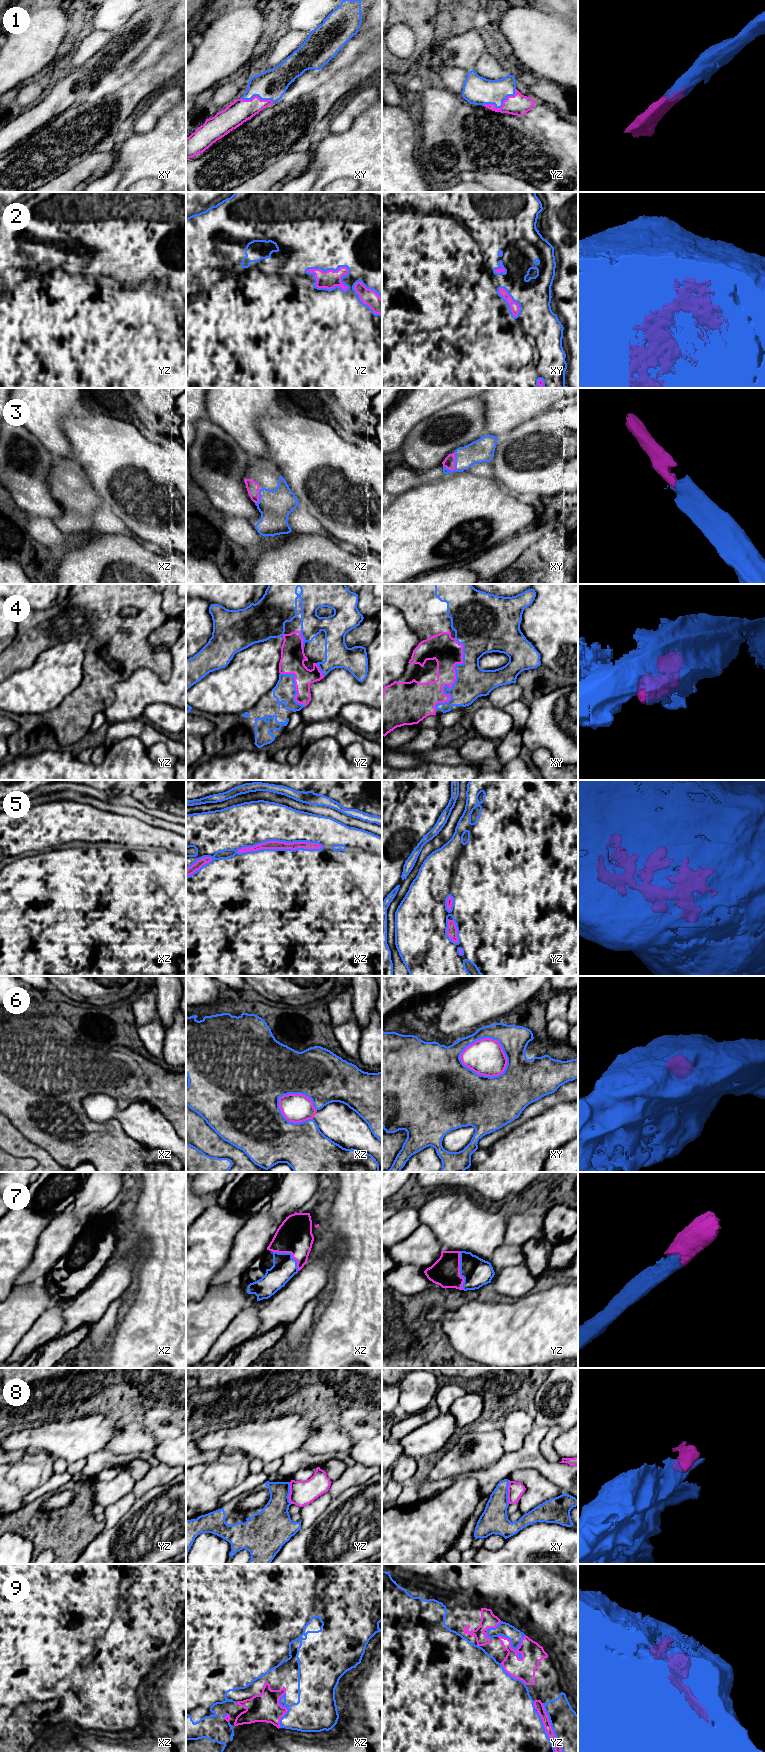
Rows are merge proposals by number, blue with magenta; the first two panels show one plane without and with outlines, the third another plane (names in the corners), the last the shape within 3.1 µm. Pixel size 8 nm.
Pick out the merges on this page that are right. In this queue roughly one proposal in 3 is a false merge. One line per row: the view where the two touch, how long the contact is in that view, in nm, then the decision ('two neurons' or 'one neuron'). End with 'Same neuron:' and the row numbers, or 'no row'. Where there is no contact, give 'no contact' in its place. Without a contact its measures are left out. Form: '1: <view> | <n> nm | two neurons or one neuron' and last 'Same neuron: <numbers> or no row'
1: yz | 300 nm | one neuron
2: yz | 380 nm | one neuron
3: xy | 160 nm | one neuron
4: xy | 600 nm | one neuron
5: xz | 700 nm | one neuron
6: xy | 400 nm | two neurons
7: yz | 320 nm | one neuron
8: xy | 190 nm | two neurons
9: yz | 260 nm | one neuron
Same neuron: 1, 2, 3, 4, 5, 7, 9

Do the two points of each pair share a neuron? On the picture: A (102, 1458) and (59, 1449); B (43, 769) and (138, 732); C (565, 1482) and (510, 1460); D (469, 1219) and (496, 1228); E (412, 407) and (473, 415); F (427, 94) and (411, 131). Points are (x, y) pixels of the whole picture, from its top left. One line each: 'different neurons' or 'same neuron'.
A: different neurons
B: different neurons
C: same neuron
D: same neuron
E: different neurons
F: different neurons

